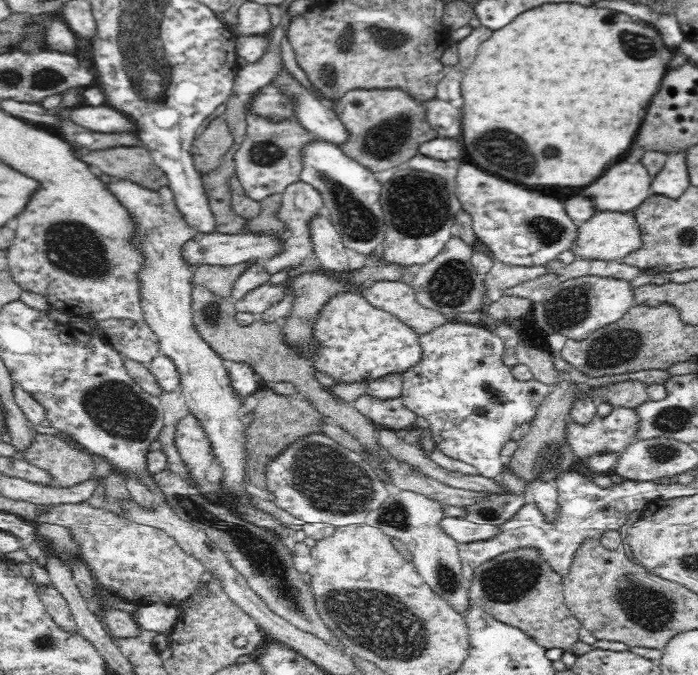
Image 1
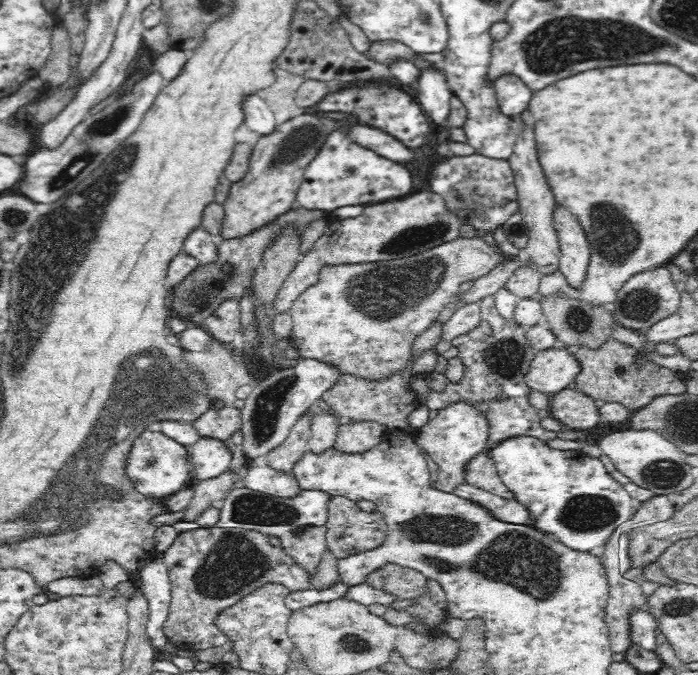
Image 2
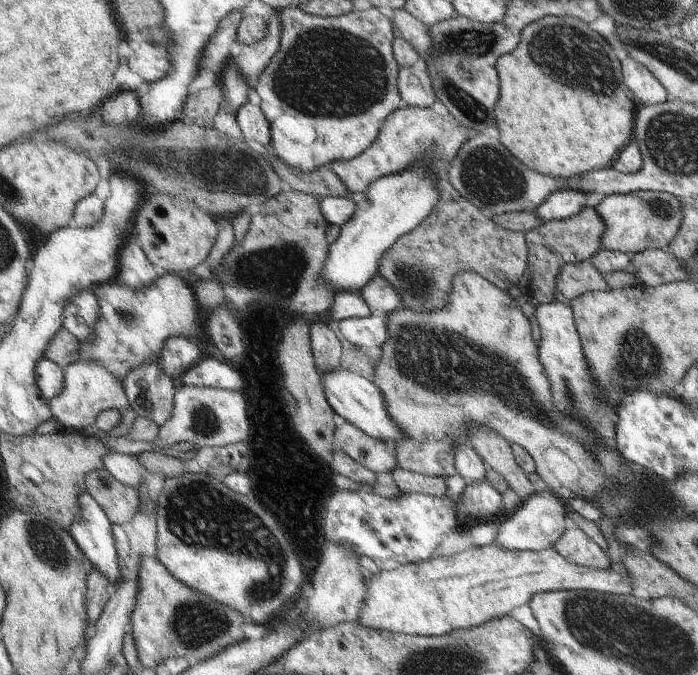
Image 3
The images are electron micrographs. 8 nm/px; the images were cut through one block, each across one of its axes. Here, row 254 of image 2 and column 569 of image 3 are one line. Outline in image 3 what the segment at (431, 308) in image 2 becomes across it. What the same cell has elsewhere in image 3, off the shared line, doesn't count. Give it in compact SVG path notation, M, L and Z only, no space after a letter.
M475 271L458 272L457 276L453 276L452 291L448 292L446 306L433 309L432 311L417 312L409 307L403 307L402 310L393 311L386 316L388 324L388 340L380 347L381 354L379 366L374 368L374 383L380 389L381 396L384 397L384 404L387 406L388 415L392 421L398 426L403 436L400 441L394 444L394 452L398 466L402 469L427 476L446 477L456 472L454 467L454 447L458 441L468 442L466 435L474 425L482 427L485 431L491 431L498 434L503 440L508 441L510 445L516 444L517 448L529 453L534 460L535 473L549 486L550 491L557 495L563 502L567 503L571 499L594 500L607 486L623 485L626 481L641 482L643 486L649 489L655 486L655 482L646 476L631 473L631 470L625 467L622 454L615 449L608 449L597 437L595 433L583 421L576 421L573 415L562 415L555 407L552 406L551 387L547 373L539 360L537 360L537 344L531 338L531 328L525 320L525 316L521 314L517 302L505 294L503 289L497 288L485 277L482 277Z

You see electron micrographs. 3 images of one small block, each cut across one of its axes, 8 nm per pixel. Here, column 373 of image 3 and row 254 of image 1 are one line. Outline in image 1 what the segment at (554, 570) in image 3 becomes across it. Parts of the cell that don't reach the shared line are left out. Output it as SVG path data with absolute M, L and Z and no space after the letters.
M604 212L589 218L588 222L579 224L577 239L571 246L571 251L586 260L617 261L626 258L628 254L642 246L642 233L633 212Z

